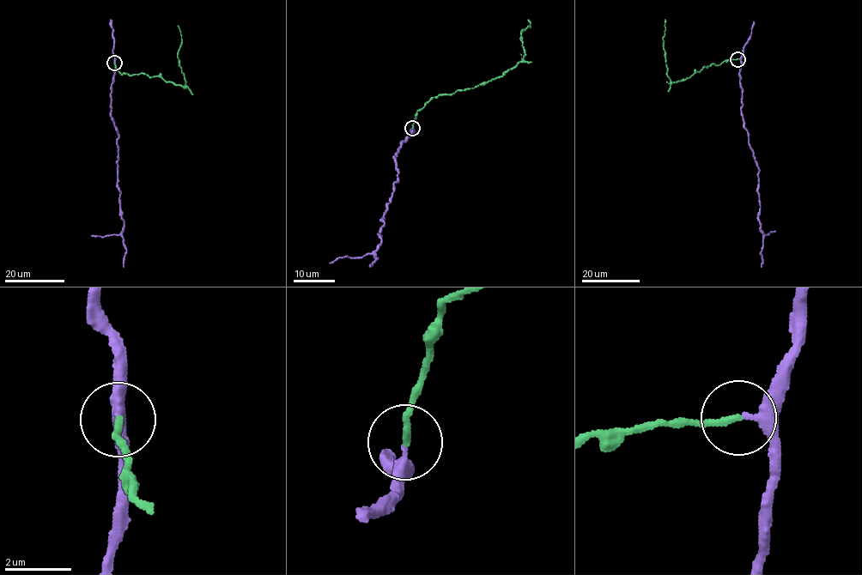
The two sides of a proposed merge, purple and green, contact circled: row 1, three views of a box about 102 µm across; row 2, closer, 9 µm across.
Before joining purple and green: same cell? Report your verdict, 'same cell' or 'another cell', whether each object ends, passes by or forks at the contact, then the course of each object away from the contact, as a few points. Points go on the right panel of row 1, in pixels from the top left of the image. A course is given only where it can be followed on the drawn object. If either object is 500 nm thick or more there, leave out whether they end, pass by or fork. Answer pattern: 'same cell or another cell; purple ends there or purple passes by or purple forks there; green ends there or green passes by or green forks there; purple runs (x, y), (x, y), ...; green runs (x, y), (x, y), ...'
same cell; purple passes by; green ends there; purple runs (738, 58), (741, 63), (741, 113), (759, 170), (758, 219), (762, 233), (761, 267); green runs (738, 58), (704, 66), (688, 78), (672, 82), (667, 75), (664, 48), (665, 19)

